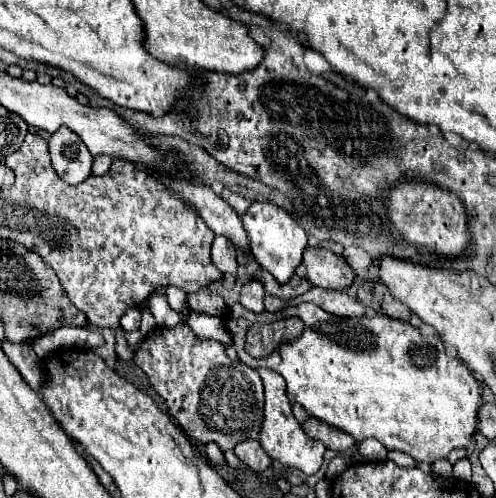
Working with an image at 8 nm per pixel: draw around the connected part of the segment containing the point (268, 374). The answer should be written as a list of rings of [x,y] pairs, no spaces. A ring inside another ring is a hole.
[[[260,368],[258,370],[262,382],[264,382],[264,396],[266,396],[266,406],[264,406],[264,424],[260,430],[260,444],[264,448],[264,452],[272,458],[278,460],[284,466],[292,466],[302,470],[304,474],[316,474],[322,466],[322,458],[326,452],[326,446],[310,436],[304,434],[302,426],[298,424],[298,420],[292,414],[292,406],[290,400],[286,396],[286,382],[284,378],[268,368]]]

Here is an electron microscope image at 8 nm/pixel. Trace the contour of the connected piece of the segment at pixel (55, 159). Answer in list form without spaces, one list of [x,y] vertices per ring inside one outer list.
[[[62,126],[48,138],[52,168],[66,184],[80,184],[92,174],[92,154],[78,134]]]

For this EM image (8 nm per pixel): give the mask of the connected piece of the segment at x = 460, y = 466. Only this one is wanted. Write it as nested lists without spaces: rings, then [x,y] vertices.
[[[467,457],[463,458],[462,460],[459,460],[453,466],[453,476],[459,480],[463,480],[466,482],[471,481],[472,466]]]

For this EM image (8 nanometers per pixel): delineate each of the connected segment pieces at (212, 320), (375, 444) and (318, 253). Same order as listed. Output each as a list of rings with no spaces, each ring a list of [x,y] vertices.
[[[192,312],[190,318],[188,318],[188,324],[192,324],[192,330],[202,338],[220,340],[224,346],[232,346],[234,344],[232,334],[228,334],[224,320],[218,318],[218,316],[206,316],[206,314]]]
[[[366,438],[358,442],[358,454],[370,462],[382,462],[388,458],[388,450],[384,450],[384,446],[376,438]]]
[[[320,246],[304,250],[304,260],[296,268],[296,274],[324,290],[344,290],[352,286],[356,276],[342,256]]]

